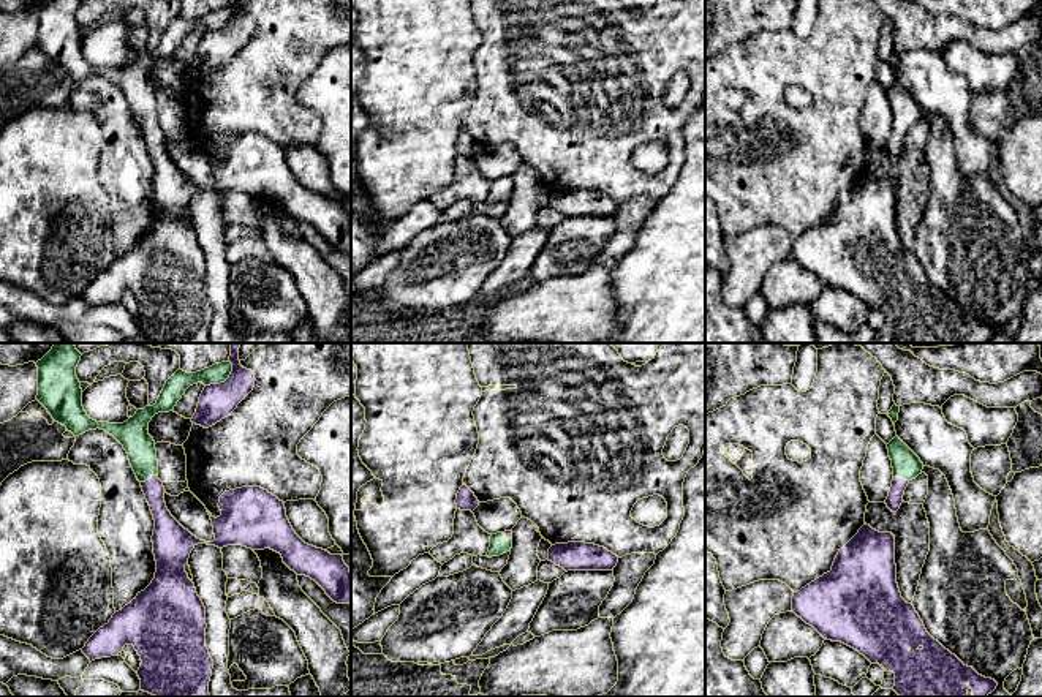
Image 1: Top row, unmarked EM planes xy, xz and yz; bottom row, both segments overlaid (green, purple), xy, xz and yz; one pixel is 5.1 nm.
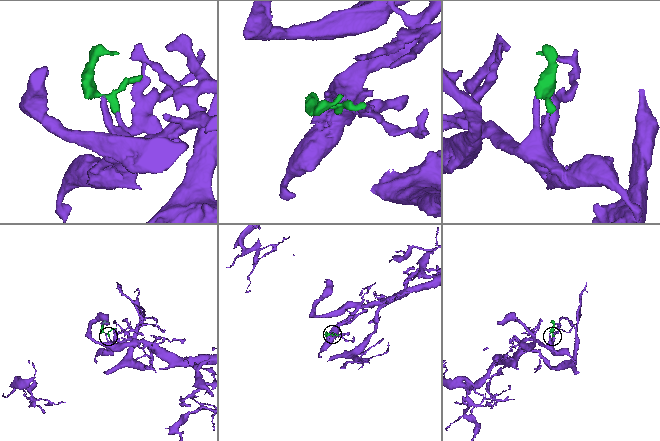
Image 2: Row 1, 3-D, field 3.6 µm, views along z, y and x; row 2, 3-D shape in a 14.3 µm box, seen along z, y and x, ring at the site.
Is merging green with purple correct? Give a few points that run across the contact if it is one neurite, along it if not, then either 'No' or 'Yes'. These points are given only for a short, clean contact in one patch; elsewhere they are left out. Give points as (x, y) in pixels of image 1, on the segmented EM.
Yes

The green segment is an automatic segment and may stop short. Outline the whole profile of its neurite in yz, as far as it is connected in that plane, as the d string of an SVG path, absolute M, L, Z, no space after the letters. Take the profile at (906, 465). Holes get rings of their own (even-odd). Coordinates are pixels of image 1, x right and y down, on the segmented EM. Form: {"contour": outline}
{"contour": "M898 436L887 444L887 449L892 460L893 480L885 504L892 512L897 512L908 484L922 474L923 463Z"}

